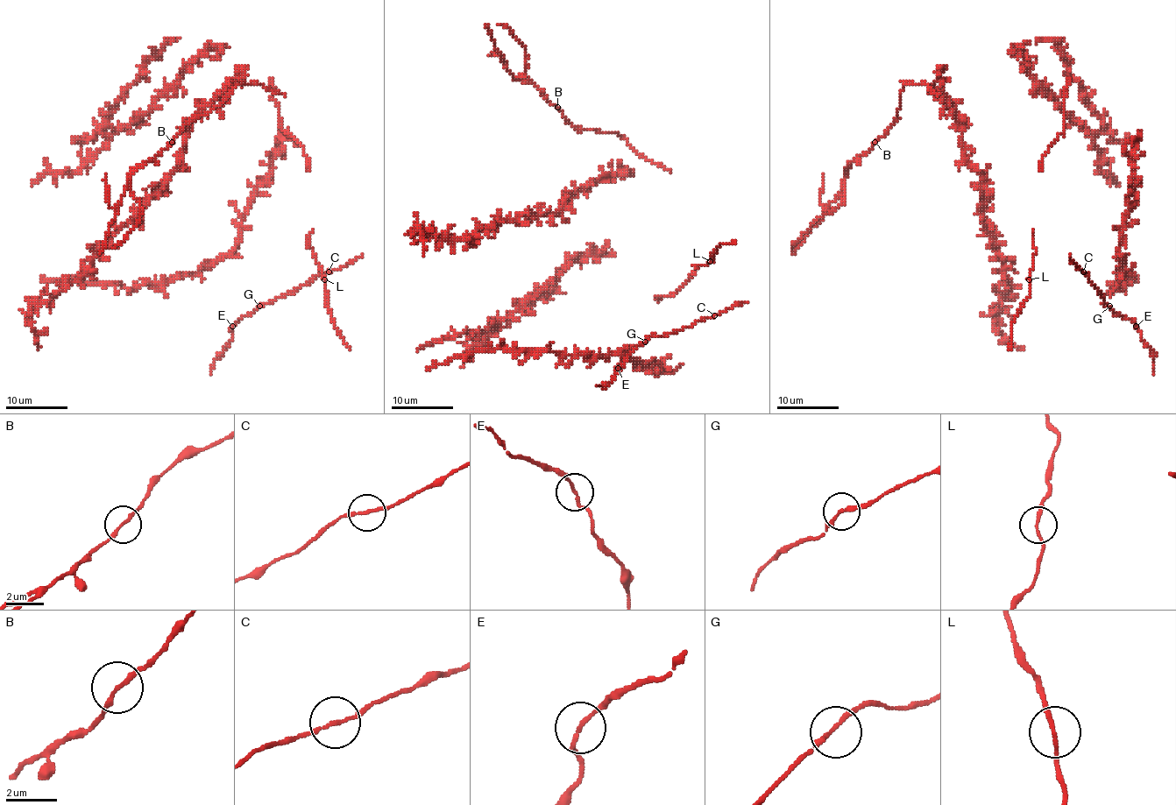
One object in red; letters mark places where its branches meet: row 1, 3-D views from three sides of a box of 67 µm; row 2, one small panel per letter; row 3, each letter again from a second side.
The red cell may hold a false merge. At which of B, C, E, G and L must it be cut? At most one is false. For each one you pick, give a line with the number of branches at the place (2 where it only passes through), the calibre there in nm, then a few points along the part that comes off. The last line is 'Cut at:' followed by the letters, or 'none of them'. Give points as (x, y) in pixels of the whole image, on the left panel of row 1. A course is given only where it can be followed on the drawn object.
Cut at: none of them

